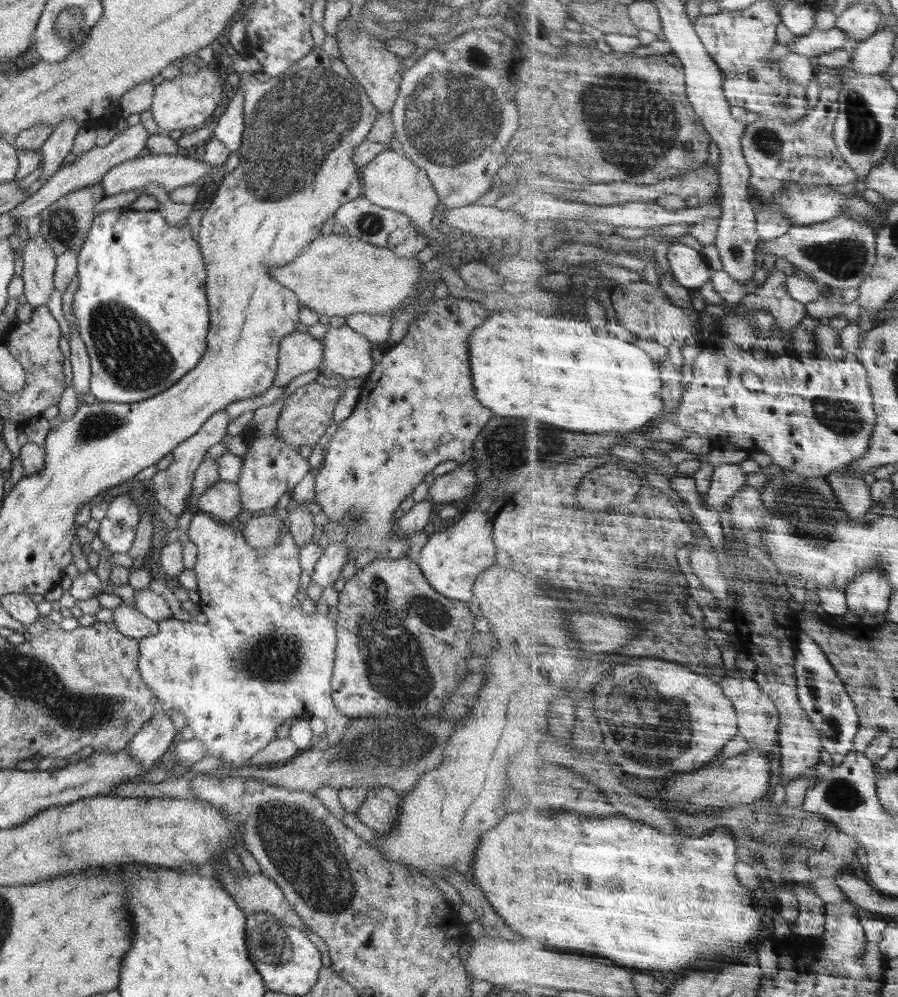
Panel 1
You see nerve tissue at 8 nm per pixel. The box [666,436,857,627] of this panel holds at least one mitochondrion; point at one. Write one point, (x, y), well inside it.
(808, 512)

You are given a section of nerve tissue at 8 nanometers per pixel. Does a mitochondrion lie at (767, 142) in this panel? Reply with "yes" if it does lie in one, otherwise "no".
yes

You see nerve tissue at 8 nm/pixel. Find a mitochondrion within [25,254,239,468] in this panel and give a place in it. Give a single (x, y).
(139, 359)

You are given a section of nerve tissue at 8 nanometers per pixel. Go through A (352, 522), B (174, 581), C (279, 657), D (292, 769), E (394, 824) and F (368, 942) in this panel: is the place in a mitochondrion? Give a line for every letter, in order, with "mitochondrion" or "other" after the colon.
A: mitochondrion
B: other
C: mitochondrion
D: other
E: other
F: other

